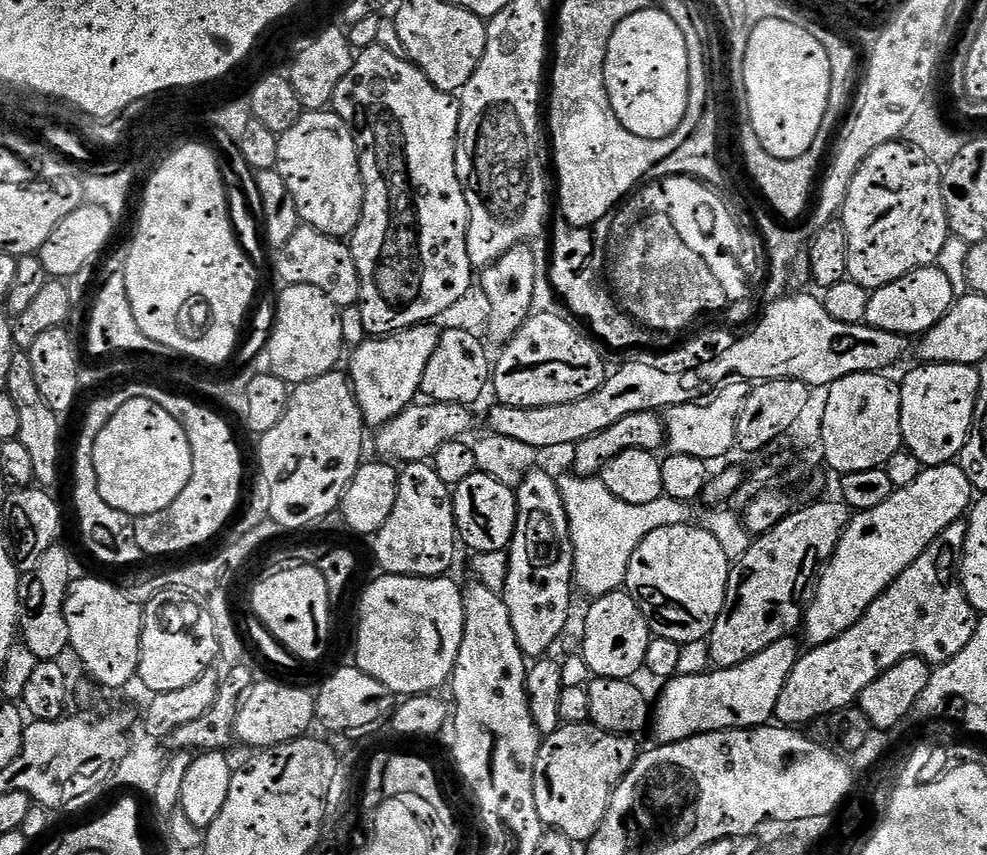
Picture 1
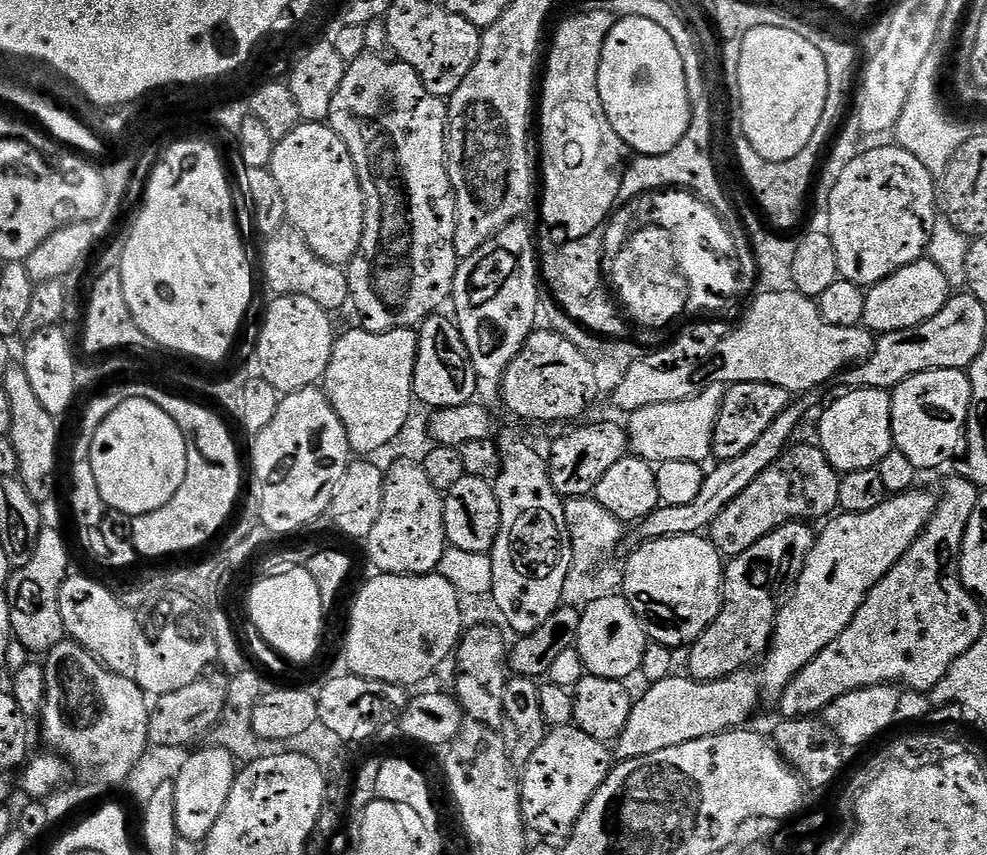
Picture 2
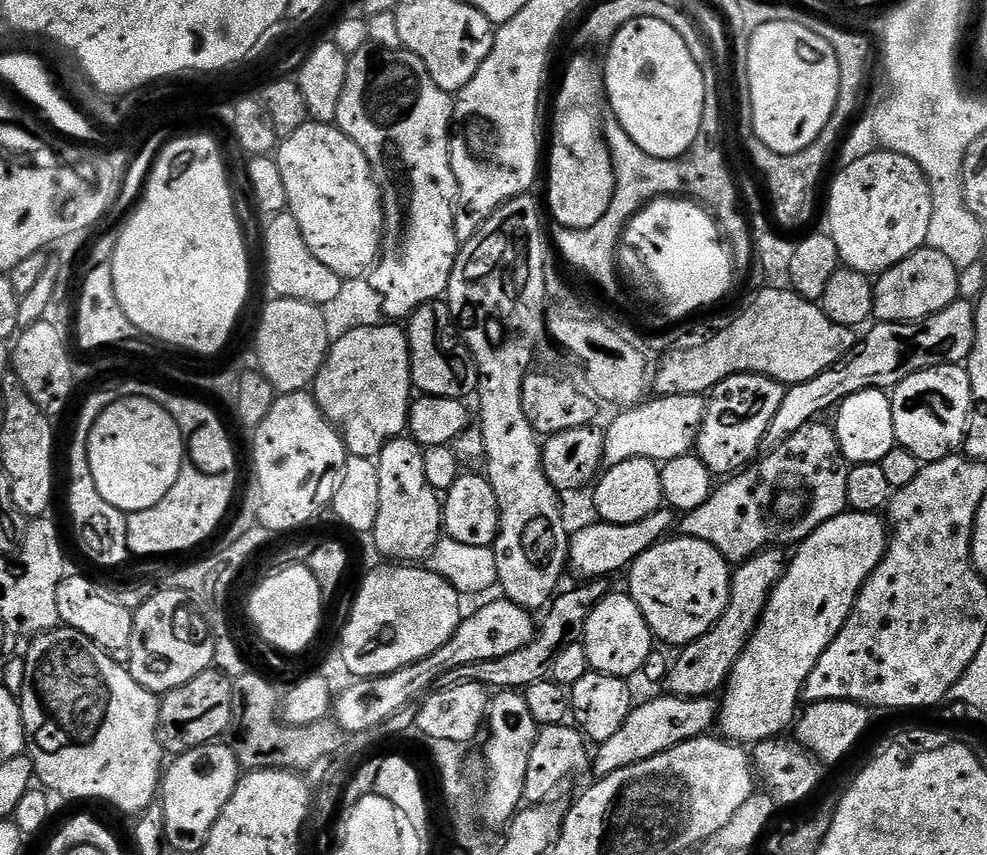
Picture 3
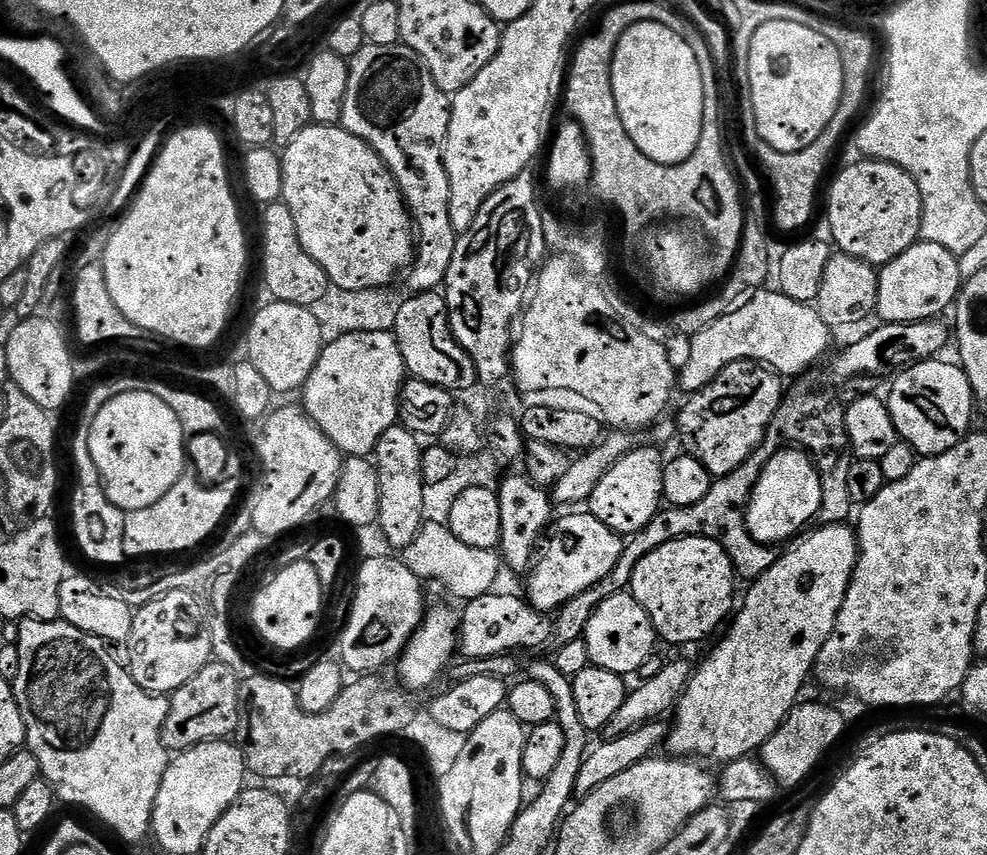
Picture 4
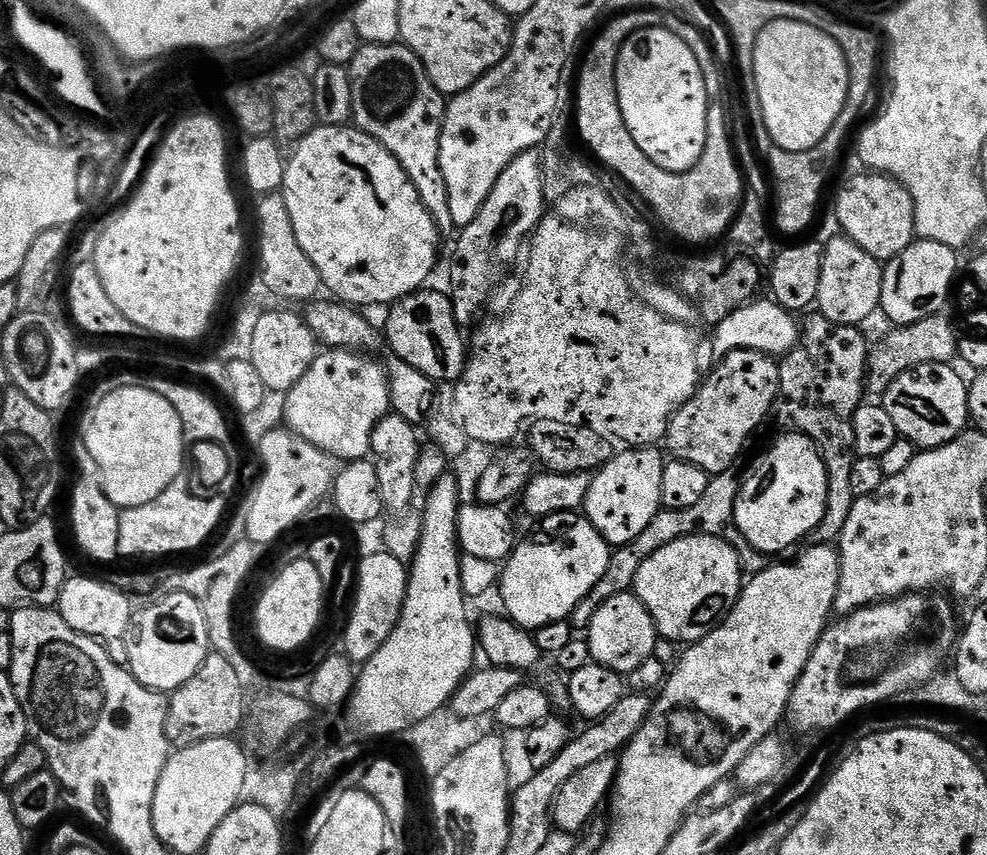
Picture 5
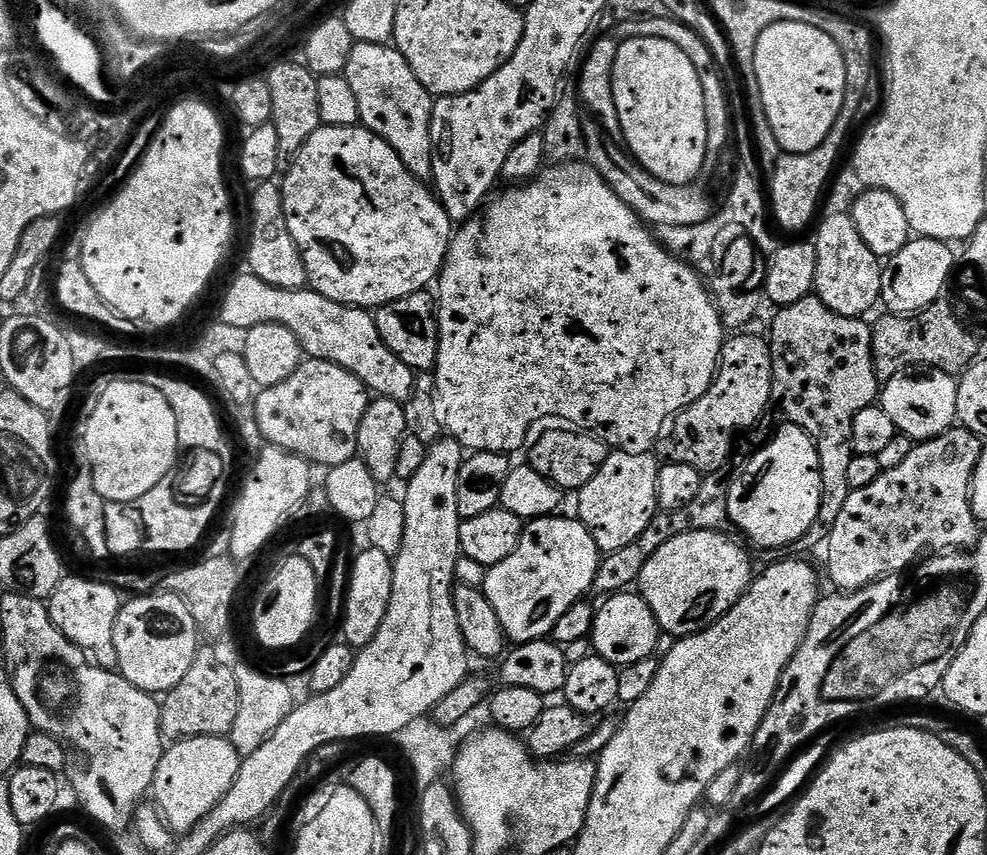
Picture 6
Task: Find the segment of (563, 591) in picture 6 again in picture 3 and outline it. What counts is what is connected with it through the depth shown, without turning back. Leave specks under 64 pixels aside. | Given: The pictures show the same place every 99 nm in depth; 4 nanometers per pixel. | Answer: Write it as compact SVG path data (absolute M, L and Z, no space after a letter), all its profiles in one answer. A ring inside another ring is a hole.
M664 506L659 512L642 518L642 522L630 522L629 524L606 524L595 522L585 528L573 531L568 546L568 562L571 571L576 571L584 578L596 578L592 576L612 576L615 572L623 573L638 559L648 548L653 548L661 540L673 531L678 516L673 509Z

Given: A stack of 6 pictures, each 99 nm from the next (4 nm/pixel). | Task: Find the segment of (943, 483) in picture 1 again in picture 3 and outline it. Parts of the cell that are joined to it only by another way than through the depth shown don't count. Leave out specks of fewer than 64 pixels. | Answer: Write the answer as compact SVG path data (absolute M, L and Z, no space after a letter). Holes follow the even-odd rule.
M843 512L838 518L830 518L810 538L795 549L787 561L784 574L772 588L758 626L752 632L748 645L742 650L732 667L726 687L718 704L718 728L727 739L741 745L753 746L760 740L779 737L783 728L793 723L798 716L796 703L801 703L804 683L810 678L810 670L822 658L822 654L834 642L842 630L846 618L852 612L856 596L862 590L866 578L882 562L888 551L890 528L883 515L875 512Z

